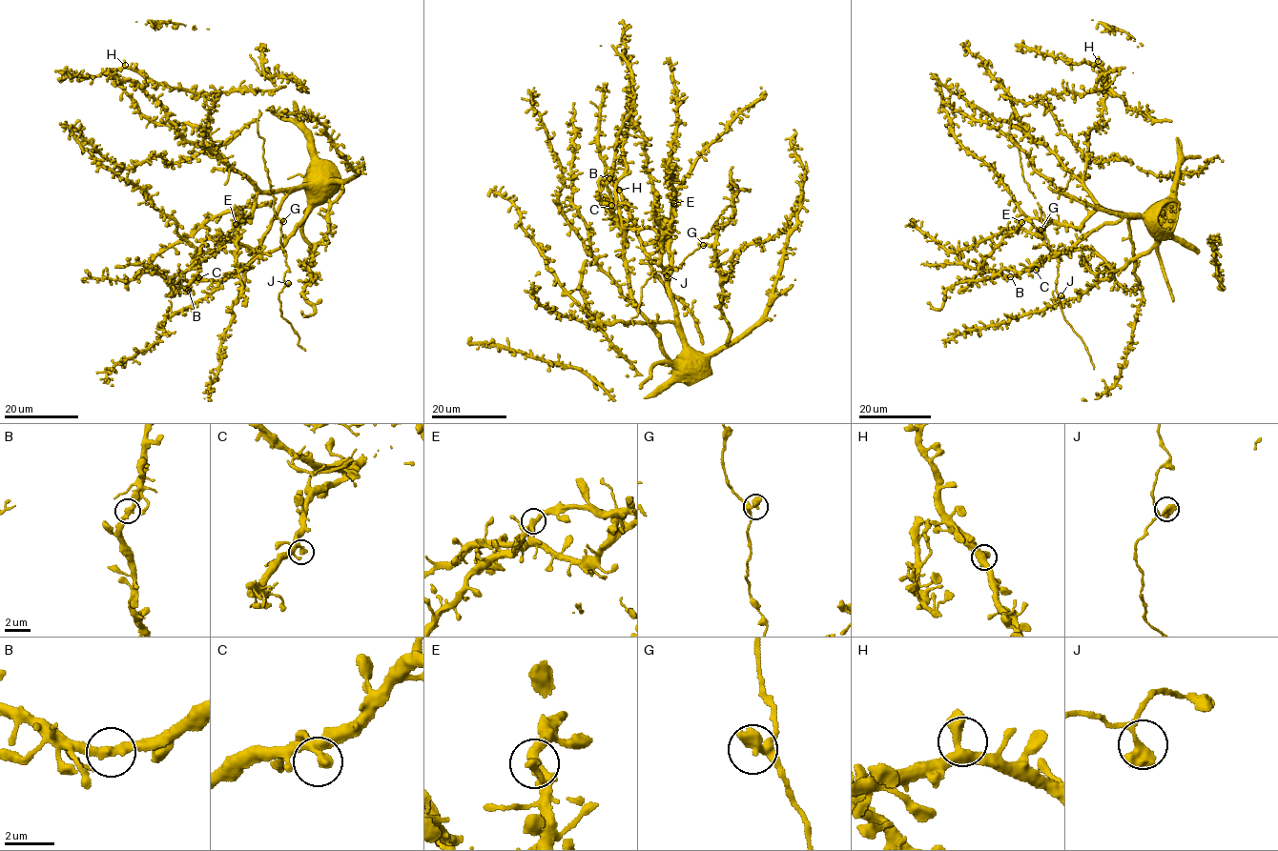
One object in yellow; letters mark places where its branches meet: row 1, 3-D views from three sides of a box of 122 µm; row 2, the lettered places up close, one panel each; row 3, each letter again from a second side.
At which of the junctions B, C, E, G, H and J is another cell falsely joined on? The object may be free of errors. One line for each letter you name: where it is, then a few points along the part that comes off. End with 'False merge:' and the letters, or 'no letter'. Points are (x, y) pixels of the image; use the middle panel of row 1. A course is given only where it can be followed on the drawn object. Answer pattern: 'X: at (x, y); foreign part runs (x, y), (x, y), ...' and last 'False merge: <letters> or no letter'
False merge: no letter

